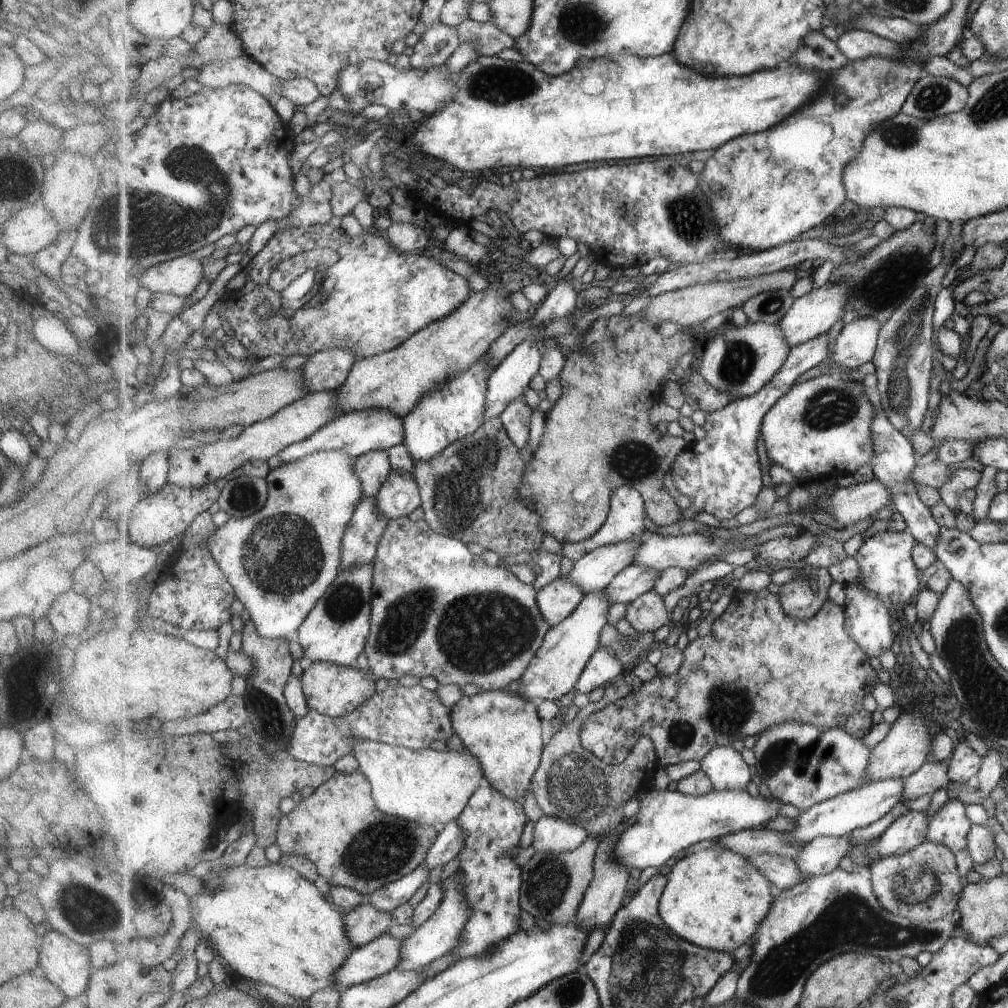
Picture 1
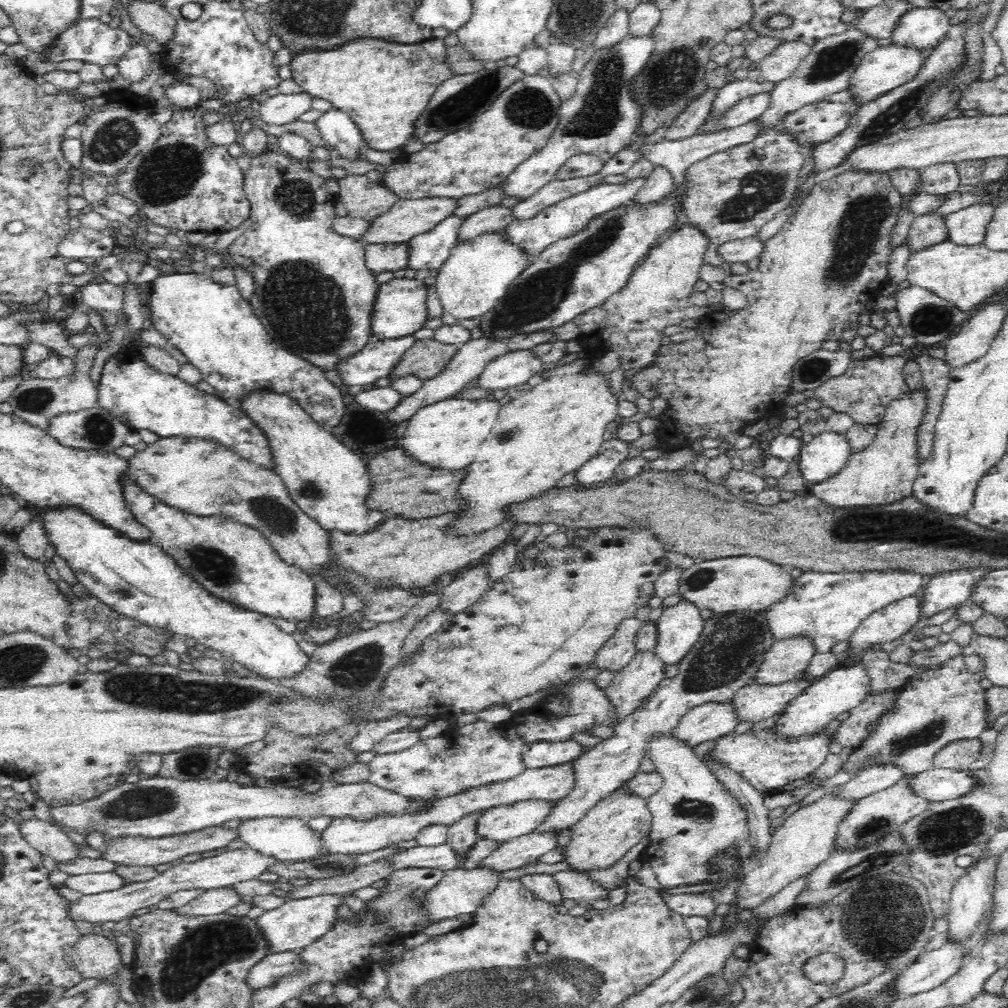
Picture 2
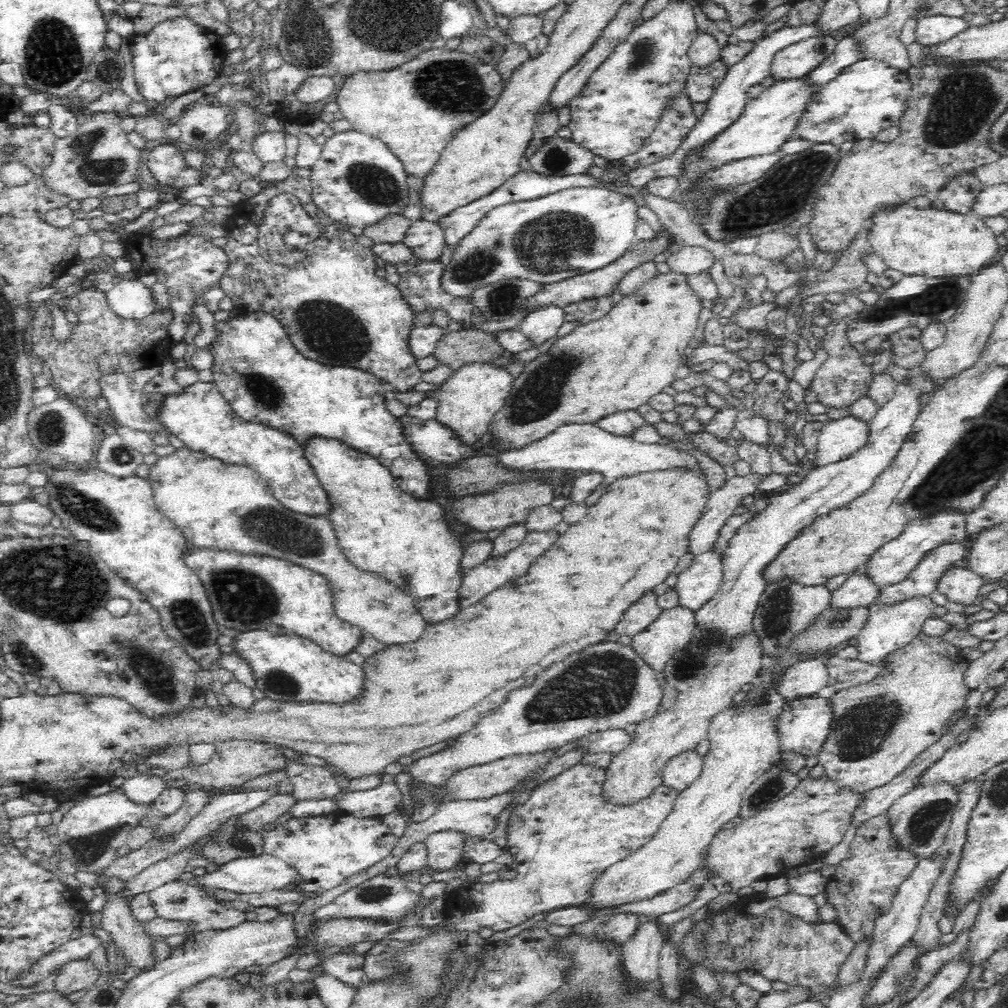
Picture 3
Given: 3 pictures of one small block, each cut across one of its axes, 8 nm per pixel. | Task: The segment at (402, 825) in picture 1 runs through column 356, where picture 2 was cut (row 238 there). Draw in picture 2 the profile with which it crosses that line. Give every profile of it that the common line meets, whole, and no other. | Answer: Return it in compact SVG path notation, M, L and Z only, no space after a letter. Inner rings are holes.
M852 167L844 169L842 172L836 173L834 176L828 177L823 181L818 180L812 190L810 190L810 194L804 198L802 204L786 220L786 224L773 237L764 242L763 251L758 256L758 268L754 272L742 275L729 273L724 277L722 283L728 286L728 288L736 288L736 290L745 294L748 306L740 310L726 309L721 314L705 312L703 318L695 328L696 335L693 339L680 343L661 345L657 360L650 367L644 368L633 375L634 386L640 391L640 394L650 397L650 399L660 396L660 398L666 400L667 408L660 416L661 423L664 423L664 430L666 432L674 432L674 434L678 431L678 434L686 436L685 438L664 438L664 446L668 446L668 448L670 446L672 448L688 447L690 442L692 443L699 436L724 441L728 434L740 431L752 422L780 415L787 411L784 406L784 398L792 392L792 369L796 365L796 362L800 358L808 356L811 352L820 349L821 344L826 340L839 341L844 328L858 328L862 330L857 321L858 316L864 312L868 312L864 309L866 303L875 300L881 288L888 283L886 265L888 264L888 256L892 252L889 236L896 225L898 212L902 209L902 199L902 193L894 187L892 177L890 177L888 171L870 172L868 169Z

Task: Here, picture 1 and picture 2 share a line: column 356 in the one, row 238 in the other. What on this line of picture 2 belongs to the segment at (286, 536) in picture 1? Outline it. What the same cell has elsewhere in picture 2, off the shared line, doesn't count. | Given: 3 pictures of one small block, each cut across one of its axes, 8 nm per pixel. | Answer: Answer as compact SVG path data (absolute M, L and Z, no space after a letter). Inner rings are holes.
M505 229L484 231L471 239L459 239L444 264L434 273L436 294L443 310L448 312L448 320L479 319L492 310L506 296L512 282L536 262L538 256L538 253L528 253L522 245L510 241Z

